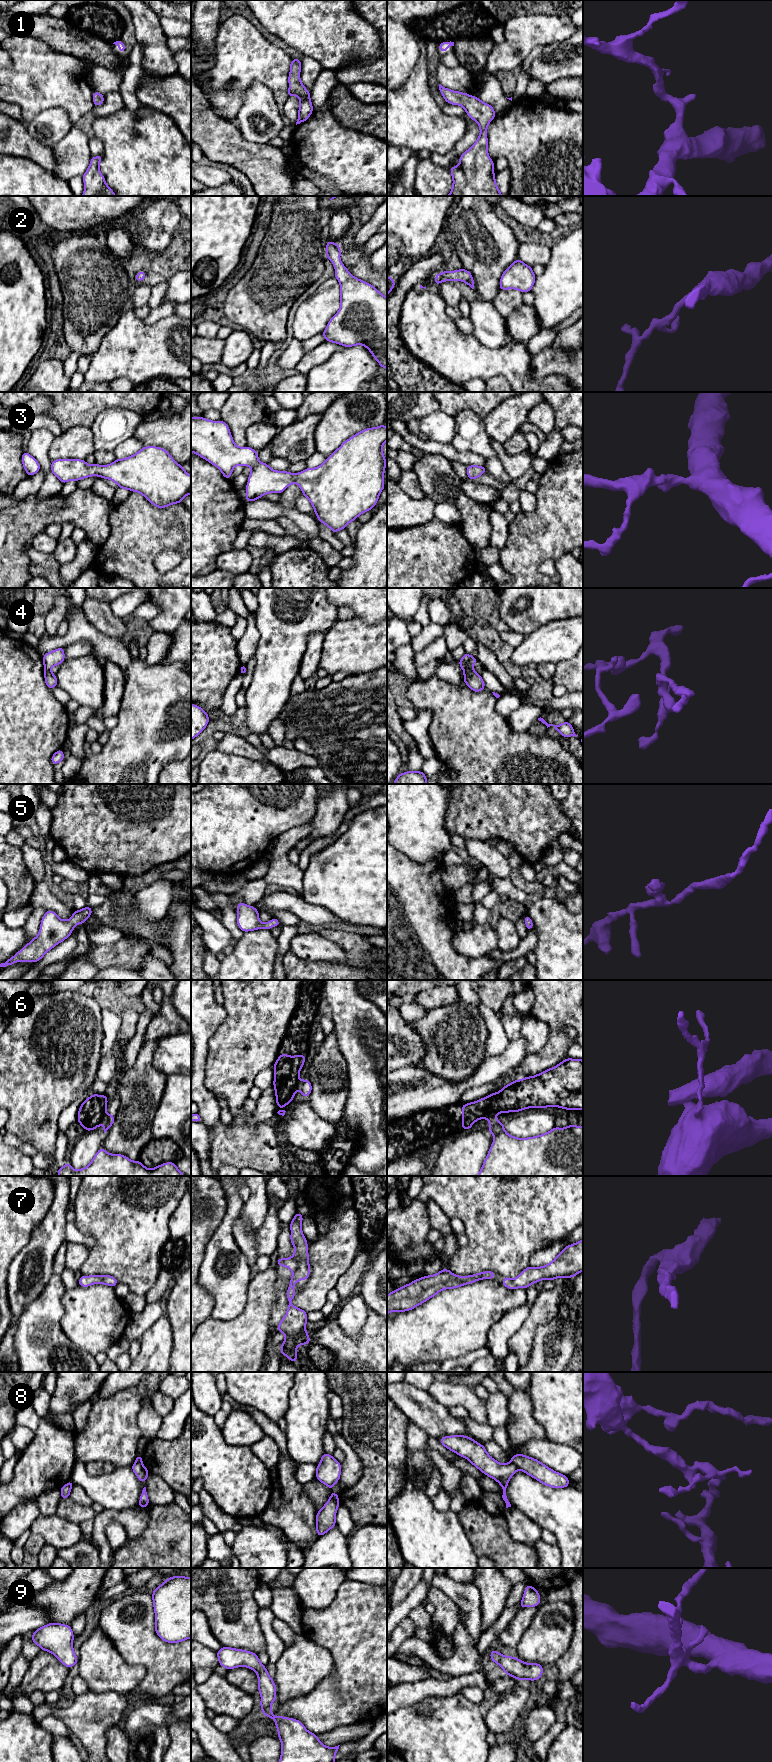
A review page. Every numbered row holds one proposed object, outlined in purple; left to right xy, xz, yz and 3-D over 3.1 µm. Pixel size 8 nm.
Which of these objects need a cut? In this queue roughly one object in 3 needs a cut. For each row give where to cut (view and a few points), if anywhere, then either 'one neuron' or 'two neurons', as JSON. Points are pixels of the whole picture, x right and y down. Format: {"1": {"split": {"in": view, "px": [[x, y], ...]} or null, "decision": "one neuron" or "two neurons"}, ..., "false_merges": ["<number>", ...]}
{"1": {"split": null, "decision": "one neuron"}, "2": {"split": null, "decision": "one neuron"}, "3": {"split": null, "decision": "one neuron"}, "4": {"split": {"in": "yz", "px": [[472, 668], [464, 671]]}, "decision": "two neurons"}, "5": {"split": null, "decision": "one neuron"}, "6": {"split": {"in": "xz", "px": [[301, 1081], [298, 1088]]}, "decision": "two neurons"}, "7": {"split": null, "decision": "one neuron"}, "8": {"split": {"in": "yz", "px": [[510, 1461], [518, 1469]]}, "decision": "two neurons"}, "9": {"split": null, "decision": "one neuron"}, "false_merges": ["4", "6", "8"]}

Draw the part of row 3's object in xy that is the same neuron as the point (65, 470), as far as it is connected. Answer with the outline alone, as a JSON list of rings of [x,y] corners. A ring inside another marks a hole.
[[[143,446],[137,453],[124,458],[116,459],[108,465],[88,465],[80,459],[57,459],[51,462],[51,472],[63,483],[73,480],[79,481],[91,476],[100,476],[110,479],[120,489],[142,494],[151,504],[158,508],[166,508],[171,504],[182,503],[183,498],[191,494],[191,476],[179,465],[163,448]]]

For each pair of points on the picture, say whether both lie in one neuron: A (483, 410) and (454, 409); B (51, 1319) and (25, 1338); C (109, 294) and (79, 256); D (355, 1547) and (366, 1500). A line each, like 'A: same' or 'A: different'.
A: same
B: same
C: same
D: different

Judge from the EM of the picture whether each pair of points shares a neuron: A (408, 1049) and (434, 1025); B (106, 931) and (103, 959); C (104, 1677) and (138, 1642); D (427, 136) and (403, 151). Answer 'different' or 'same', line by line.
A: different
B: different
C: different
D: different

